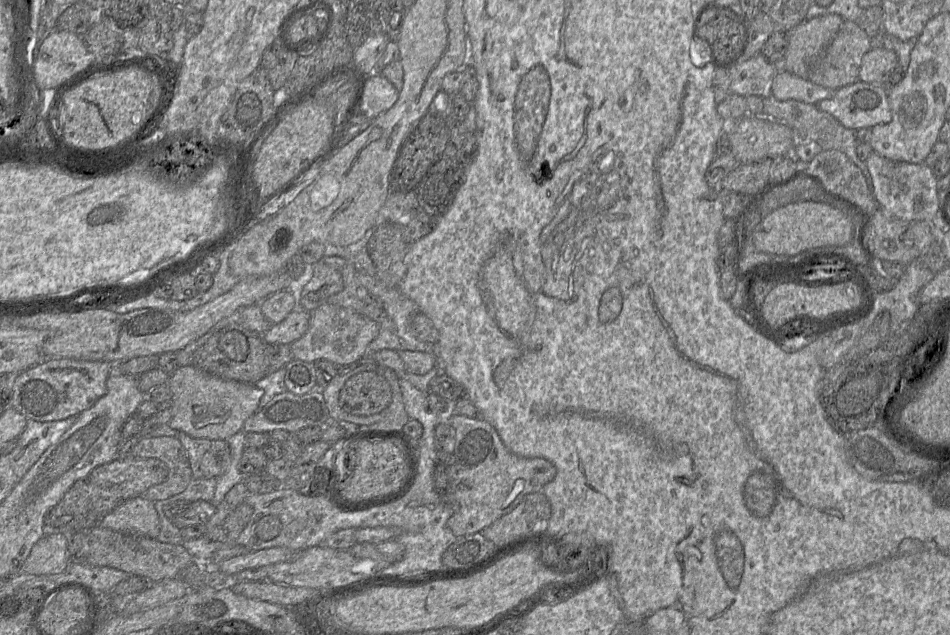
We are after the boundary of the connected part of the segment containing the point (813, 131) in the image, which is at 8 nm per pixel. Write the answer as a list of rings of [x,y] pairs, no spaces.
[[[773,95],[763,98],[763,115],[772,122],[788,126],[796,135],[798,141],[814,141],[823,150],[838,150],[843,152],[857,167],[861,169],[866,177],[868,187],[873,193],[872,178],[865,161],[859,159],[856,153],[858,141],[855,131],[843,126],[831,114],[820,110],[815,104],[808,104],[797,100],[778,100]]]

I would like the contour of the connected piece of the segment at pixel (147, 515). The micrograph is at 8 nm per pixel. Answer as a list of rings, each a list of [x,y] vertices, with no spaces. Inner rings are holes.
[[[137,496],[119,504],[108,513],[100,525],[115,531],[157,538],[160,520],[155,503]]]

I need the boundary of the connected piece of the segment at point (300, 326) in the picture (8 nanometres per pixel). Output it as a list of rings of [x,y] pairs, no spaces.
[[[296,308],[281,322],[272,324],[262,335],[271,344],[292,344],[302,337],[309,327],[310,311]]]

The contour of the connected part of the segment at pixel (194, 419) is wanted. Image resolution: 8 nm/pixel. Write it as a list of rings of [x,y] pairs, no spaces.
[[[194,365],[179,366],[169,378],[174,416],[168,425],[194,438],[227,440],[243,429],[244,422],[259,409],[263,389],[254,384],[226,380]]]

